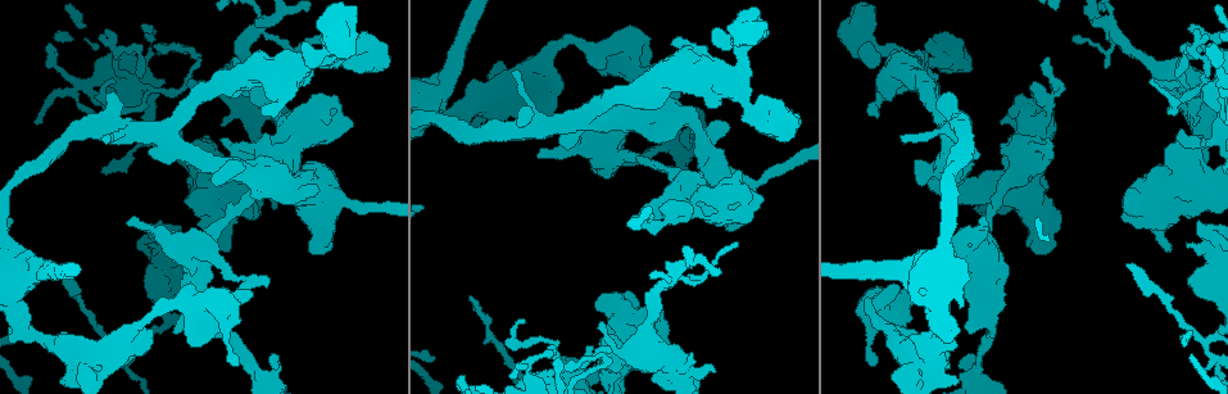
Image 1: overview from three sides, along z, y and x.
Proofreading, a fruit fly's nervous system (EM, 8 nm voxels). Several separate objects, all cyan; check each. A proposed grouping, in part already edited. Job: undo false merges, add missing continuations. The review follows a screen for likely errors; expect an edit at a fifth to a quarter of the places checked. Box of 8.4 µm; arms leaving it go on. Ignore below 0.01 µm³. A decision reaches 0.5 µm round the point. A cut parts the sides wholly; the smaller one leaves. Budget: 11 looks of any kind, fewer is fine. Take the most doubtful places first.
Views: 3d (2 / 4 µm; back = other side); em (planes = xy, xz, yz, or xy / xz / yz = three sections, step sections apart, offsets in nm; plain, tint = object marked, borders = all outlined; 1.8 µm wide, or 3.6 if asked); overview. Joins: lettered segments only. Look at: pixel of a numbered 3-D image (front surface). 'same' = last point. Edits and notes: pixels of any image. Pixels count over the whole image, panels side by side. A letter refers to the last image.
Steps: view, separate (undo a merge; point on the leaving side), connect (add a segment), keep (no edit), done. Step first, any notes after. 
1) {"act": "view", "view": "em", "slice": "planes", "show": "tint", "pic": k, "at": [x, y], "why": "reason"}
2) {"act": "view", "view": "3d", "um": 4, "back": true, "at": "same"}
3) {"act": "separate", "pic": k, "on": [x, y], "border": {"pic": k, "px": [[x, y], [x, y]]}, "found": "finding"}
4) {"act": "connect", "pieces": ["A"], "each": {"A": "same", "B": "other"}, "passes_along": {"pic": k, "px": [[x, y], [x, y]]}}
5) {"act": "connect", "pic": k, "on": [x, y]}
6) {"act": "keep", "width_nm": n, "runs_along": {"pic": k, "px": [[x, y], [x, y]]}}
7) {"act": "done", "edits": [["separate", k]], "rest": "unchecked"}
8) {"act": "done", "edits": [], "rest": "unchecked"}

{"act": "view", "view": "3d", "um": 4, "pic": 1, "at": [260, 375], "why": "abrupt turn"}

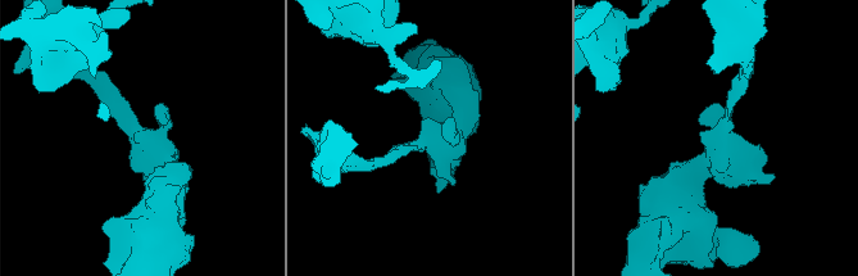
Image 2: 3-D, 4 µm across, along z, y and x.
{"act": "view", "view": "em", "um": 3.6, "slice": "planes", "show": "tint", "pic": 2, "at": [427, 136]}

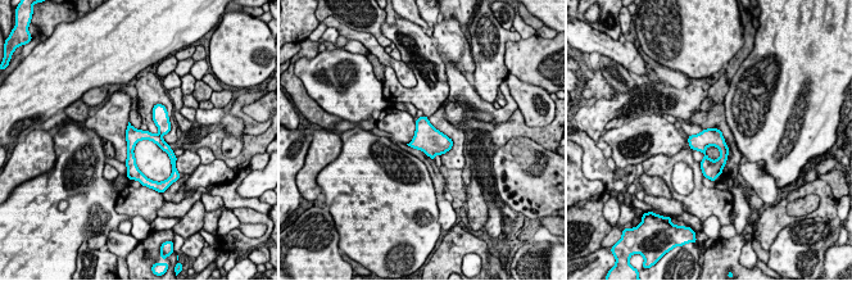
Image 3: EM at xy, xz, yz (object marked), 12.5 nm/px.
{"act": "view", "view": "em", "um": 3.6, "slice": "planes", "show": "borders", "at": "same"}

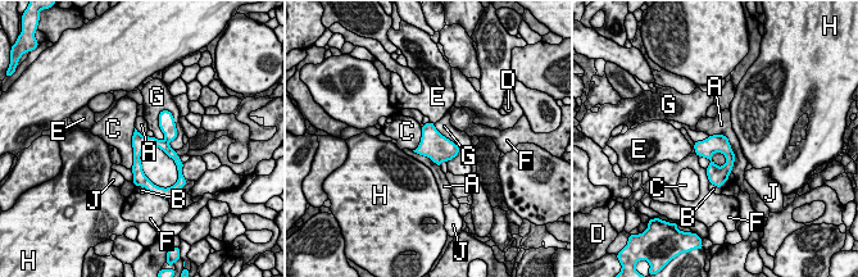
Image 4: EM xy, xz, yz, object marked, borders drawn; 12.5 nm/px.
{"act": "keep", "each": {"A": "other", "B": "other", "C": "other", "D": "other", "E": "other", "F": "other", "G": "other", "H": "other", "J": "other"}, "runs_along": {"pic": 4, "px": [[164, 116], [167, 139], [137, 150], [140, 181]]}, "found": "continuous, no second neuron"}

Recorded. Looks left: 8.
{"act": "view", "view": "3d", "um": 4, "pic": 1, "at": [1052, 96], "why": "a narrow waist"}

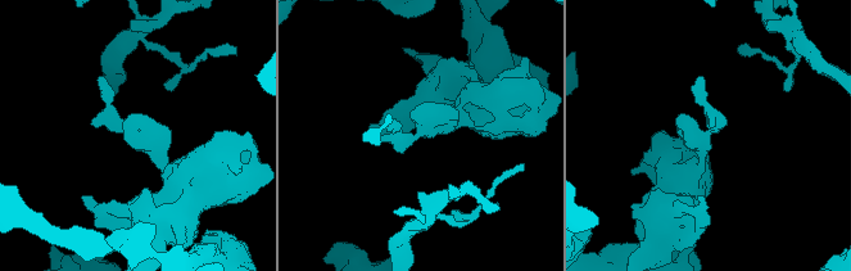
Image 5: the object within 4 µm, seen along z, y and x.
{"act": "view", "view": "em", "slice": "yz", "step": 8, "show": "tint", "pic": 5, "at": [125, 130], "why": "now the EM"}

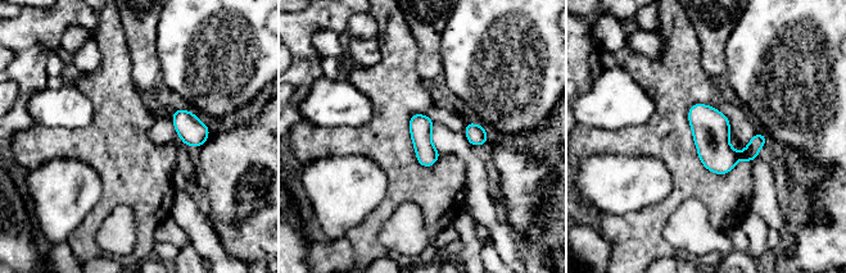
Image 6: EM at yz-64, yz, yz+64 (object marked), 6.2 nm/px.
{"act": "view", "view": "em", "slice": "planes", "show": "borders", "at": "same", "why": "another direction"}

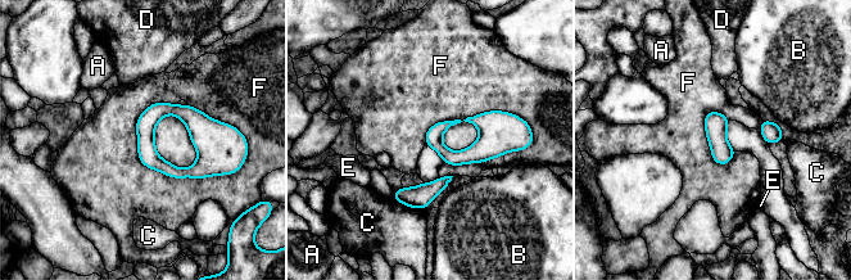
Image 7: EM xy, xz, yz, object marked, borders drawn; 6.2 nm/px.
{"act": "keep", "longest_contact_nm": ["F", 650], "each": {"A": "other", "B": "other", "C": "other", "D": "other", "E": "other", "F": "other"}, "found": "all the same neuron"}

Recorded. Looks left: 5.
{"act": "view", "view": "em", "slice": "xy", "step": 8, "show": "tint", "pic": 1, "at": [299, 65]}

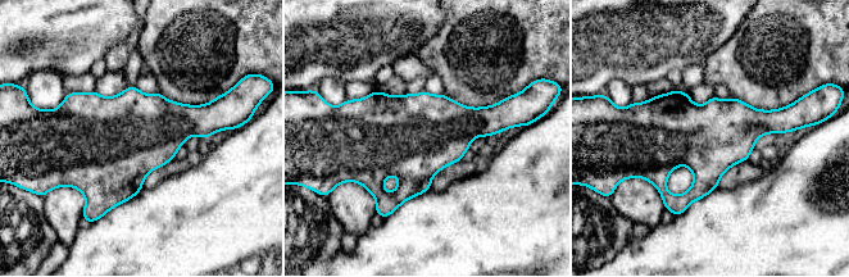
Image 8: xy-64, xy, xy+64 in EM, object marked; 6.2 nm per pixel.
{"act": "view", "view": "em", "slice": "planes", "show": "borders", "at": "same", "why": "cut it another way"}

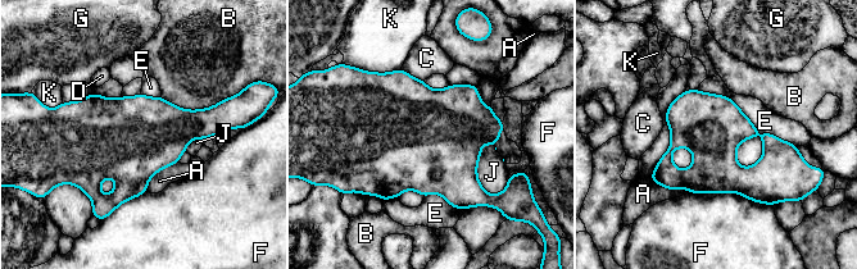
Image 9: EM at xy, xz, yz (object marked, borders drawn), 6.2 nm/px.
{"act": "keep", "each": {"A": "other", "B": "other", "C": "other", "D": "other", "E": "other", "F": "other", "G": "other", "J": "other", "K": "other"}, "found": "continuous, no second neuron"}

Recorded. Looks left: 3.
{"act": "view", "view": "3d", "um": 4, "pic": 1, "at": [1193, 91], "why": "calibre changes"}

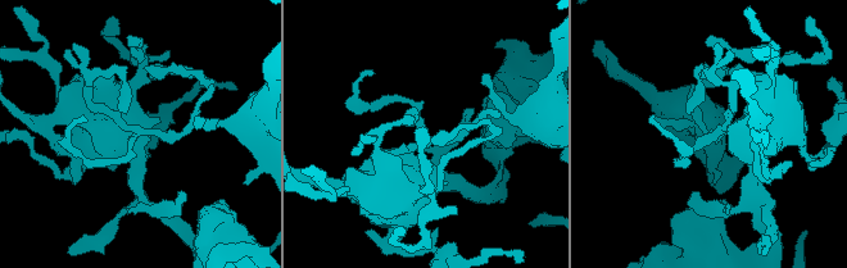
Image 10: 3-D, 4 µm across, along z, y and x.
{"act": "view", "view": "em", "slice": "planes", "show": "borders", "pic": 10, "at": [136, 137]}

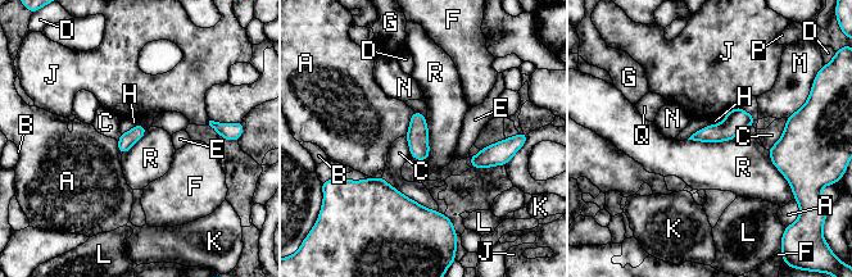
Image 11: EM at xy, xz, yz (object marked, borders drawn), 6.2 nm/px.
{"act": "keep", "width_nm": 100, "each": {"A": "other", "B": "other", "C": "other", "D": "other", "E": "other", "F": "other", "G": "other", "H": "other", "J": "other", "K": "other", "L": "other", "M": "other", "N": "other", "P": "other", "Q": "other", "R": "other"}, "runs_along": {"pic": 11, "px": [[751, 121], [696, 137]]}, "found": "continuous, no second neuron"}

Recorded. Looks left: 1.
{"act": "view", "view": "em", "slice": "planes", "show": "borders", "pic": 1, "at": [238, 362], "why": "tapers out"}

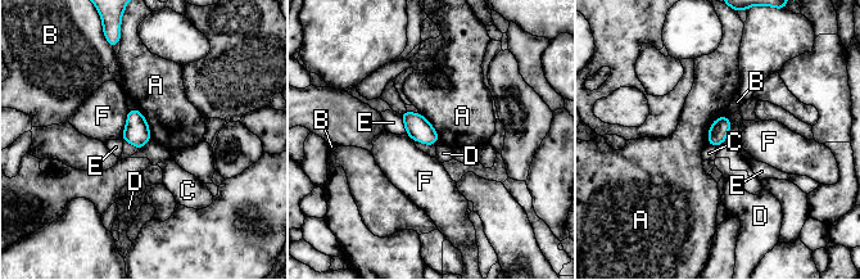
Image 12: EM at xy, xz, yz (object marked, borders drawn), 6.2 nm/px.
{"act": "keep", "width_nm": 120, "each": {"A": "other", "B": "other", "C": "other", "D": "other", "E": "other", "F": "other"}, "border": {"pic": 12, "px": [[725, 114], [713, 122], [706, 143]]}, "found": "no lettered segment goes on from it"}

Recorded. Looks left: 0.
{"act": "done", "edits": [], "rest": "unchecked"}

